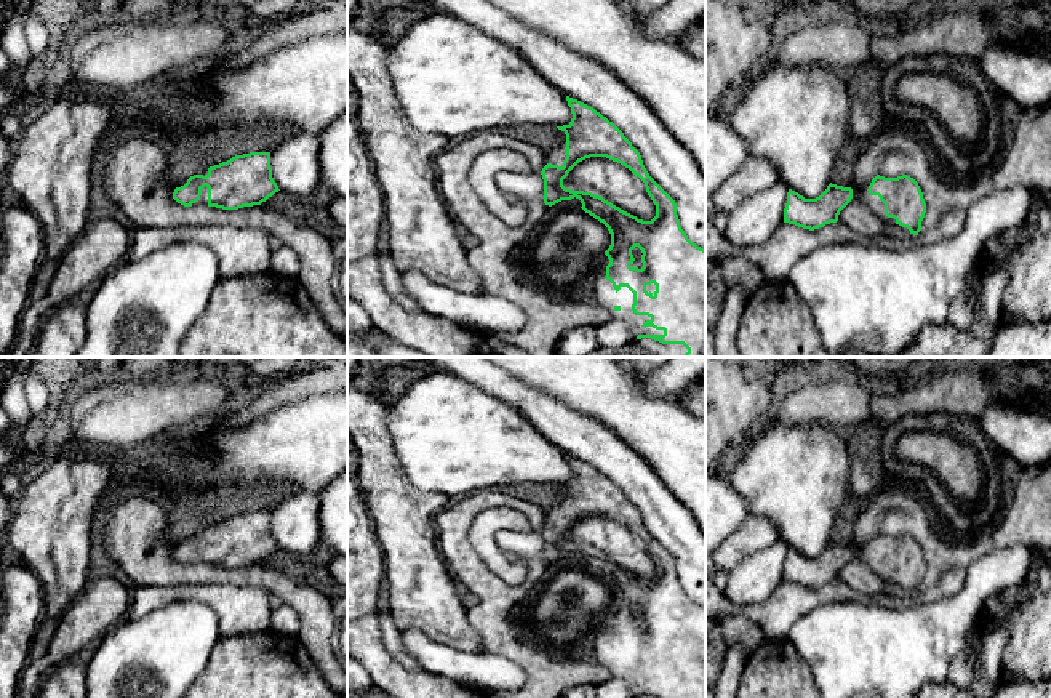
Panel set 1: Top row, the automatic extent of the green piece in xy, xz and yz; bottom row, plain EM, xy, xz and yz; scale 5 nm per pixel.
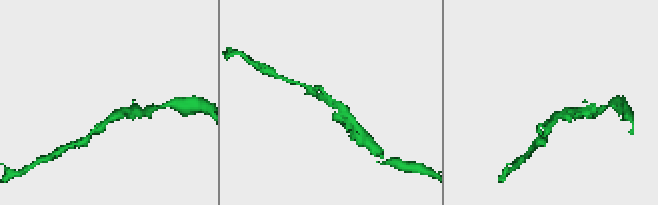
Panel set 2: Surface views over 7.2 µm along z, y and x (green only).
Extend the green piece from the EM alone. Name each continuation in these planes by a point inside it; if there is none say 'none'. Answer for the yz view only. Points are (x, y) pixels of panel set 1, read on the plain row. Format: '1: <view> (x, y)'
1: yz (874, 561)

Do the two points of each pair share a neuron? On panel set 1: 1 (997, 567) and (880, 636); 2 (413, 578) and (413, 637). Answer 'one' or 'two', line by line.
1: one
2: two

